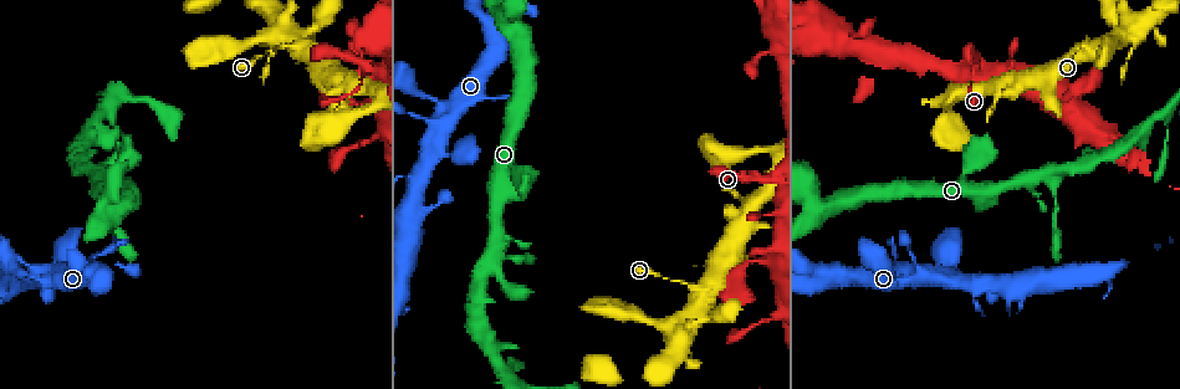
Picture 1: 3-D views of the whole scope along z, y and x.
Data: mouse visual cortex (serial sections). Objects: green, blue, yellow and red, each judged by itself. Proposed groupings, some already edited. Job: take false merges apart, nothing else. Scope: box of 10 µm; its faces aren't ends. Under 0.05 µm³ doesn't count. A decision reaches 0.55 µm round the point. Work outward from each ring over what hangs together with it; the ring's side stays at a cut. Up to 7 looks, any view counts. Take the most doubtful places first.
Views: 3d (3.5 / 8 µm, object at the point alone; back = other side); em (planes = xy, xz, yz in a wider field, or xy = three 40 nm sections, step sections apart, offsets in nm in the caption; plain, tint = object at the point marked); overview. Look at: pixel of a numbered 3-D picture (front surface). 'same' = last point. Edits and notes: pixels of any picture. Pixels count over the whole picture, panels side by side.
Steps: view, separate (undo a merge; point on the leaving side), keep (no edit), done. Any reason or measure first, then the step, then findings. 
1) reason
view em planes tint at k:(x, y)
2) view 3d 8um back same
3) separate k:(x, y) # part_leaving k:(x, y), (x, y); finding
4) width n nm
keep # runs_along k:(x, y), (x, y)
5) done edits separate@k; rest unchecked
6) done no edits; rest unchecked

sudden change in width
view 3d 8um at 1:(972, 78)

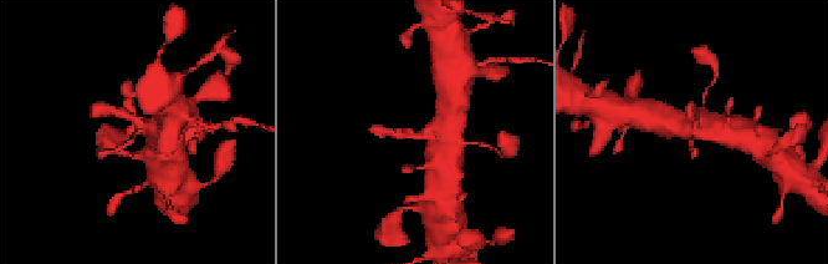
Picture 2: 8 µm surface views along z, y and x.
view 3d 3.5um same

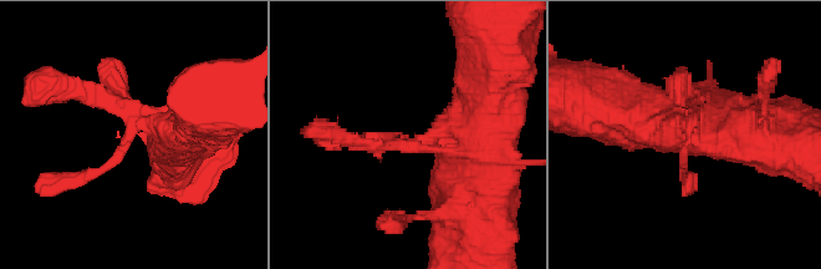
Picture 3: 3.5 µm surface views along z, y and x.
view em xy step 2 tint at 3:(126, 135)

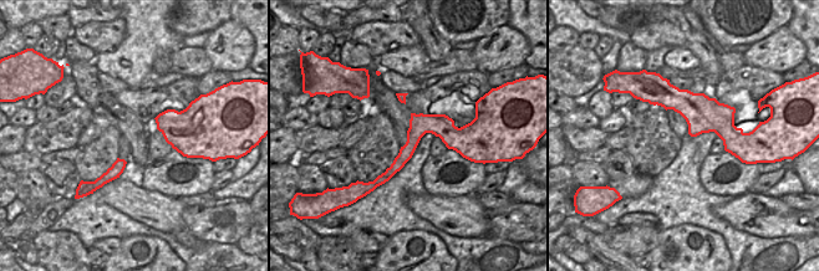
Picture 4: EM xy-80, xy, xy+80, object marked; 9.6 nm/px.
width 200 nm
keep # runs_along 3:(64, 184), (98, 173), (141, 123), (183, 138); one cell here

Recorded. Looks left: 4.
sharp bend
view 3d 3.5um at 1:(272, 37)

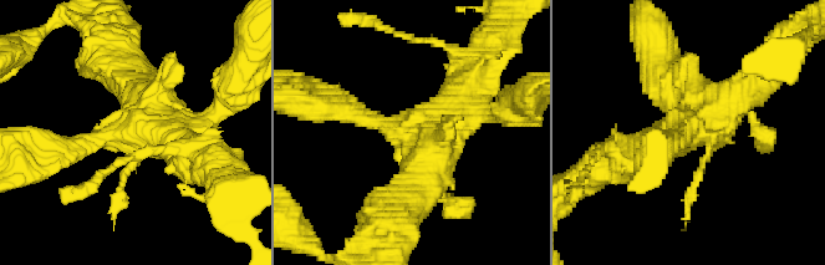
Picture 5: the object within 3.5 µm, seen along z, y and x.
view em planes tint at 5:(685, 130)

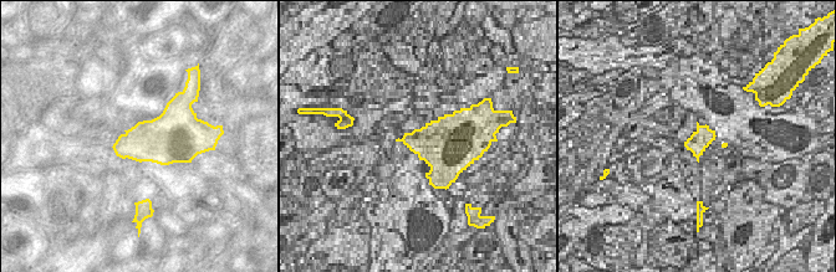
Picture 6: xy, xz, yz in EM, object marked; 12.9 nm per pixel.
another direction
view em xy step 2 tint same

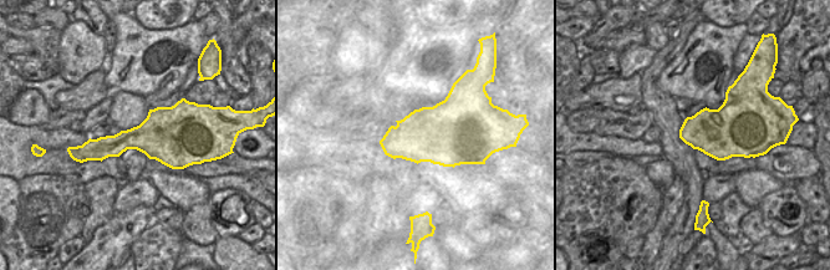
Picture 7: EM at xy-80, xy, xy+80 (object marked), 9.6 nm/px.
keep # runs_along 5:(619, 161), (739, 92); continuous, no second cell

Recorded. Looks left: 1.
done no edits; rest unchecked

